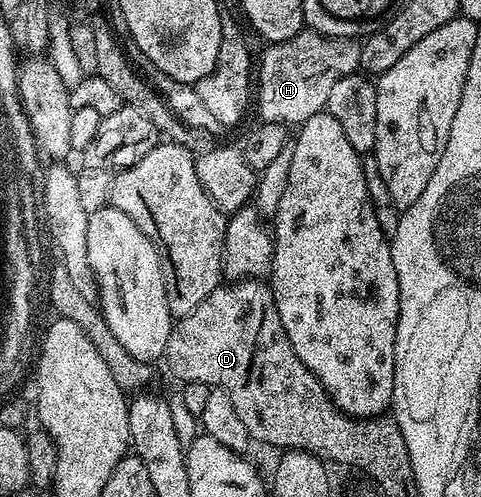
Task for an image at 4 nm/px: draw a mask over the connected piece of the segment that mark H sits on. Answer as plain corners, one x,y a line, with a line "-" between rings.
303,29
296,37
283,43
269,44
262,55
262,64
256,67
256,111
258,119
263,123
280,123
283,125
301,125
316,113
326,110
328,93
332,93
332,85
340,81
340,77
355,74
360,68
361,42
357,38
333,39
320,35
316,31

